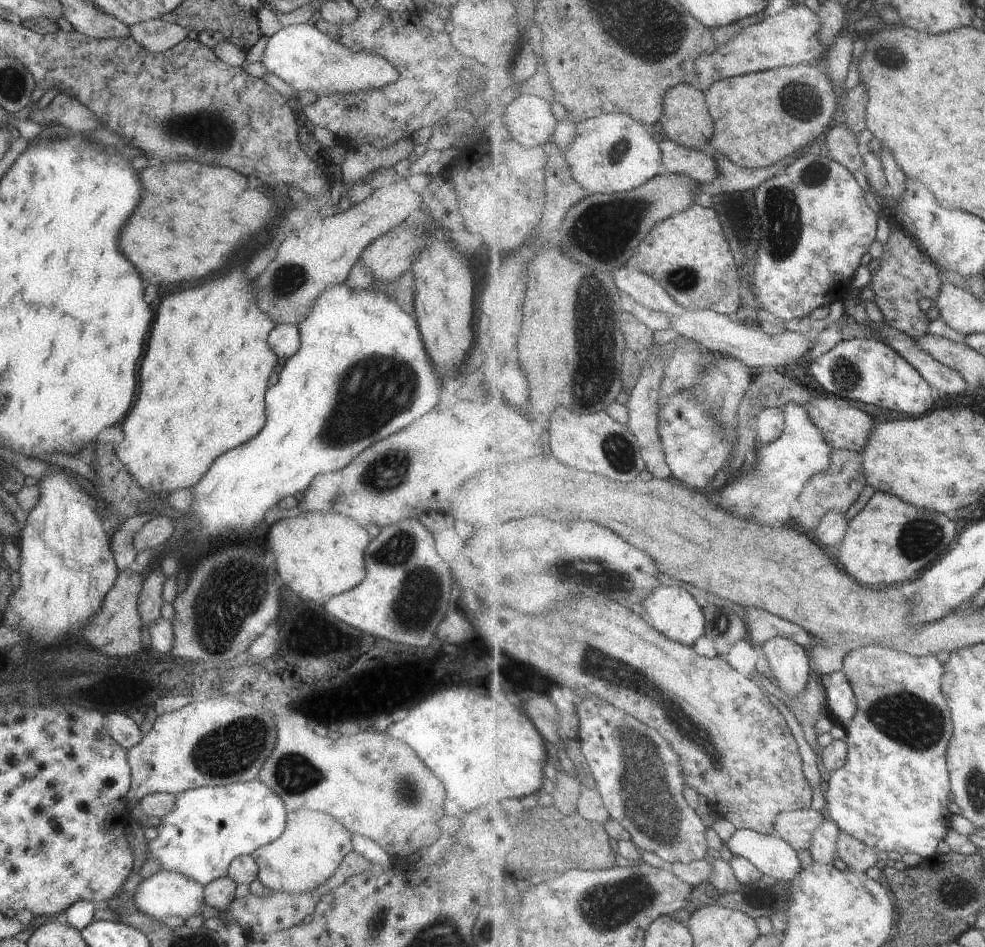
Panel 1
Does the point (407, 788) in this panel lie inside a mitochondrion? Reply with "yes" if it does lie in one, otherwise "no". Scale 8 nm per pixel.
yes

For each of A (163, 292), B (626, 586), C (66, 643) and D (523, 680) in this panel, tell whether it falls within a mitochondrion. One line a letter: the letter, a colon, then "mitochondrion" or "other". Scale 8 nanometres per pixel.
A: other
B: mitochondrion
C: other
D: other

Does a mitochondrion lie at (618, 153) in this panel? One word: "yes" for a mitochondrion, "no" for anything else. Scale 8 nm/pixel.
yes

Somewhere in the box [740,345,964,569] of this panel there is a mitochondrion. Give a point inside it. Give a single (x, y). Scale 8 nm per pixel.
(920, 539)

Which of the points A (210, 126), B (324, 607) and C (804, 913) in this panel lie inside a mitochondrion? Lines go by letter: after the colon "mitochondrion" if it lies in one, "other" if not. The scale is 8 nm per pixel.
A: mitochondrion
B: other
C: other

